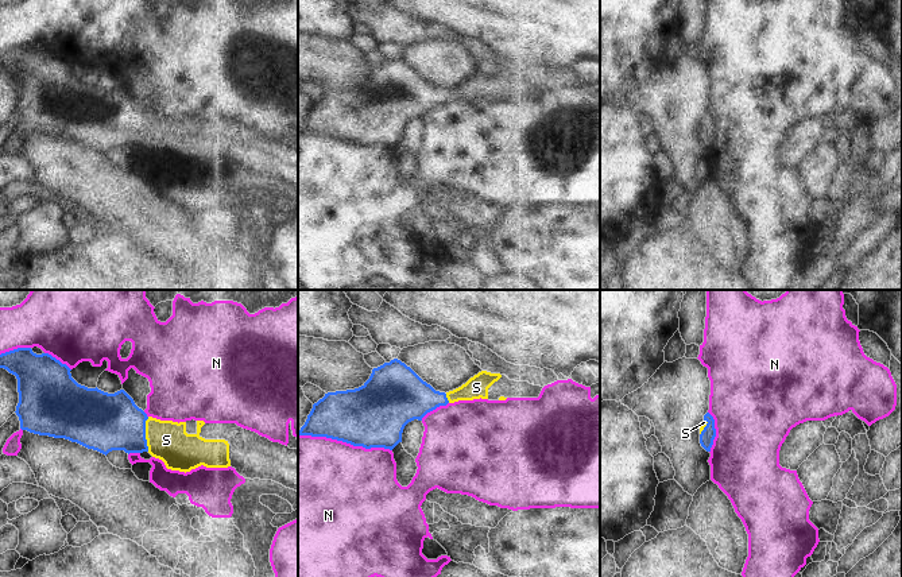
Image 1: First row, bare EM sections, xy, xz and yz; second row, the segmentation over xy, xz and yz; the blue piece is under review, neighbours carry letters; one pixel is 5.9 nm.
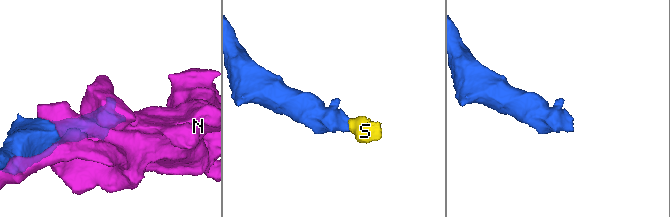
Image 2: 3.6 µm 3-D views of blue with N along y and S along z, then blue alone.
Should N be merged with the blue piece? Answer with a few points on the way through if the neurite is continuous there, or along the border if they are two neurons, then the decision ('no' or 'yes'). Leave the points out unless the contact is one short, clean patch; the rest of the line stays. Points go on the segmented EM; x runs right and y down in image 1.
no

